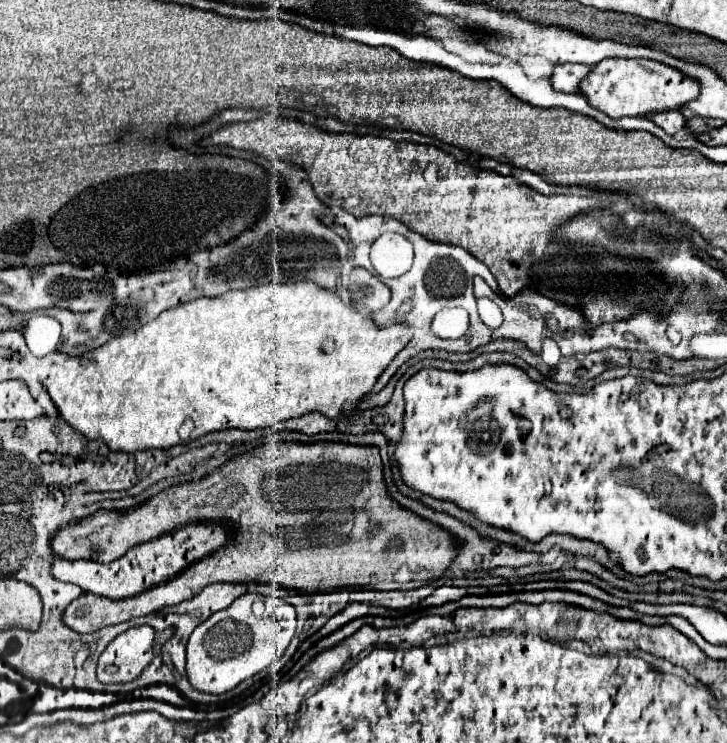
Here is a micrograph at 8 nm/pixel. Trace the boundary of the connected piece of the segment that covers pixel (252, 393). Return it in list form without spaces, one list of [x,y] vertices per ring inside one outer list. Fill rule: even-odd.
[[[294,281],[294,283],[266,283],[258,287],[250,287],[244,291],[226,291],[222,297],[202,297],[184,305],[178,305],[174,309],[168,309],[160,313],[156,319],[144,323],[136,333],[120,335],[110,339],[106,345],[96,347],[88,353],[82,353],[78,357],[62,357],[58,363],[54,363],[48,371],[42,375],[42,383],[46,391],[50,393],[52,401],[60,409],[60,415],[86,439],[102,439],[112,451],[142,451],[142,449],[168,449],[186,441],[192,441],[196,437],[202,437],[210,431],[222,431],[222,429],[260,429],[260,427],[272,427],[274,423],[288,421],[294,417],[302,417],[306,413],[318,411],[326,415],[328,419],[338,419],[340,415],[348,415],[350,405],[352,409],[358,407],[358,403],[372,391],[374,383],[382,375],[382,371],[388,367],[388,363],[396,357],[398,351],[406,347],[406,343],[412,339],[412,331],[406,323],[396,323],[390,327],[380,327],[374,323],[370,311],[360,311],[348,303],[344,303],[334,291],[320,287],[314,281]],[[190,419],[194,423],[194,429],[190,431],[188,439],[180,437],[180,427],[184,421]]]

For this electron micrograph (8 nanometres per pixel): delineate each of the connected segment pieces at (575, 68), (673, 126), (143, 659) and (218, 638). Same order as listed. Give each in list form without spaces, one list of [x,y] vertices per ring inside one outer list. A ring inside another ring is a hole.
[[[560,63],[554,65],[554,71],[550,75],[550,85],[556,91],[564,93],[578,93],[578,83],[588,75],[590,67],[578,65],[578,63]]]
[[[658,111],[658,115],[648,115],[648,119],[654,119],[654,123],[658,123],[658,127],[662,127],[668,135],[674,135],[686,123],[680,111]]]
[[[148,625],[132,627],[120,637],[112,639],[110,645],[98,659],[98,679],[102,683],[126,683],[134,681],[152,661],[154,629]],[[106,665],[116,665],[116,673],[106,673]]]
[[[246,593],[230,607],[216,611],[200,623],[186,647],[186,675],[190,685],[202,693],[226,693],[238,683],[264,671],[282,657],[296,631],[296,611],[278,597]]]

